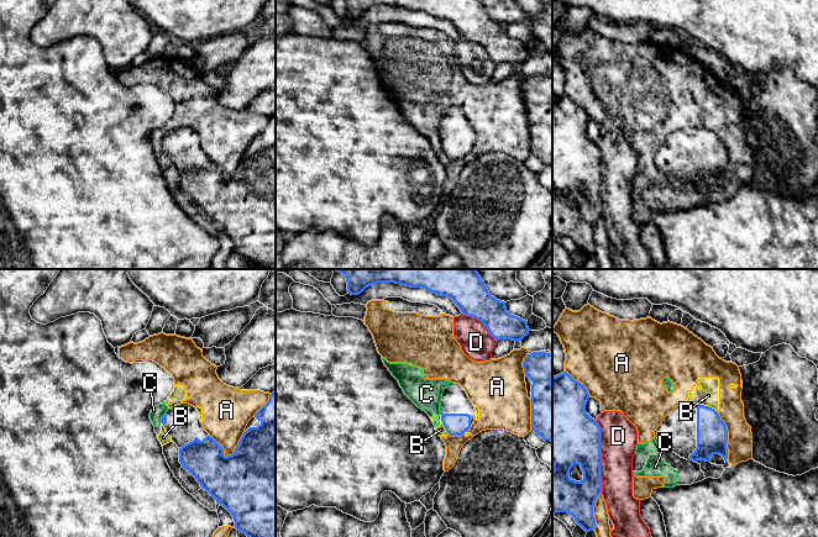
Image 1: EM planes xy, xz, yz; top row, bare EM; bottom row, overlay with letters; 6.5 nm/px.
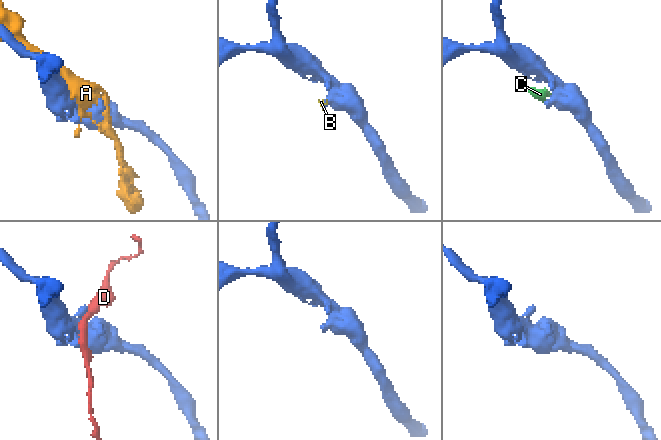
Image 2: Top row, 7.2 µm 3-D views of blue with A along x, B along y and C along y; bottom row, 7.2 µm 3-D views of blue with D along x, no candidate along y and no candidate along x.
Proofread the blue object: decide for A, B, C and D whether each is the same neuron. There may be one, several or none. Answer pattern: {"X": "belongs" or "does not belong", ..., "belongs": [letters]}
{"A": "does not belong", "B": "does not belong", "C": "does not belong", "D": "does not belong", "belongs": []}

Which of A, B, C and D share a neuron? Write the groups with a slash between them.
A B C / D

